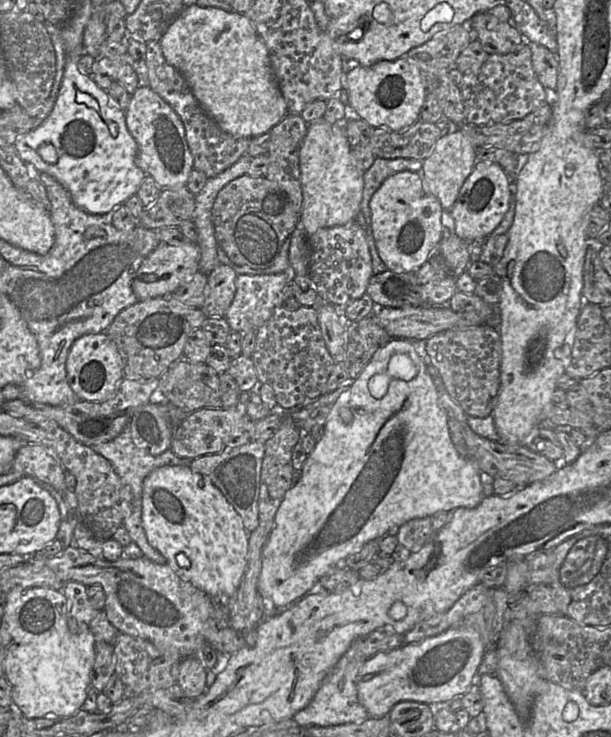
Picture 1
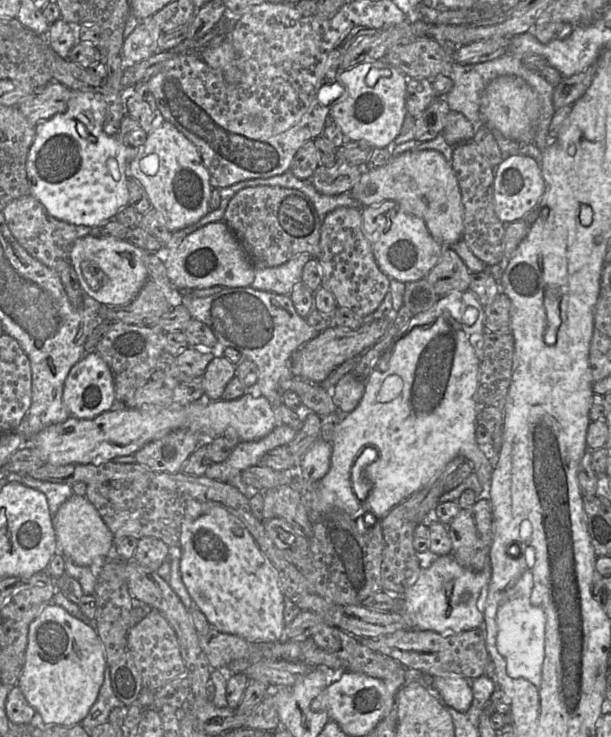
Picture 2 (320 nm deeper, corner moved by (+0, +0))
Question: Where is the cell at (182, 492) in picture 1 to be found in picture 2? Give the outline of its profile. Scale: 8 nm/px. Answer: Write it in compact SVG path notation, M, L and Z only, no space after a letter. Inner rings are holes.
M214 507L181 533L182 581L211 627L252 643L284 638L284 593L278 574L243 522L223 507Z

